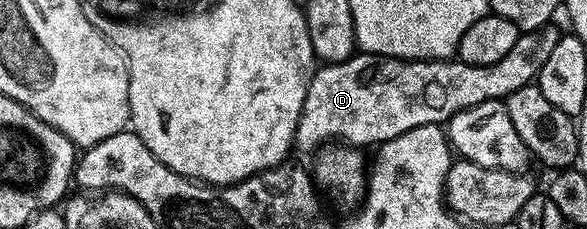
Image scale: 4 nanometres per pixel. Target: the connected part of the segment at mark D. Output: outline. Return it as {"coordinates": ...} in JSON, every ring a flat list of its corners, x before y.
{"coordinates":[[556,25,539,27,533,31,526,31,520,34,518,41,514,41,514,45,510,48,510,53,506,53,506,57,502,57,502,61,494,61,494,65,466,65,451,59,395,59,392,55,366,55,363,53,354,53,346,61,341,63,325,63,317,66,315,73,310,81,310,89,306,89,306,101,302,101,302,113,298,117,298,129,296,130,296,138,294,140,295,150,309,151,315,153,325,146,329,141,339,141,341,144,354,147,357,149,365,149,364,147,375,148,381,143,388,143,392,139,402,137,402,133,413,131,419,127,435,127,437,125,447,124,449,119,456,116,462,109,470,109,482,105,488,99,503,101,507,99,510,93,515,93,517,89,522,89,526,85,536,83,542,65,546,65,547,59,550,58,550,52,554,50,554,45,558,45,562,31,556,28]]}

